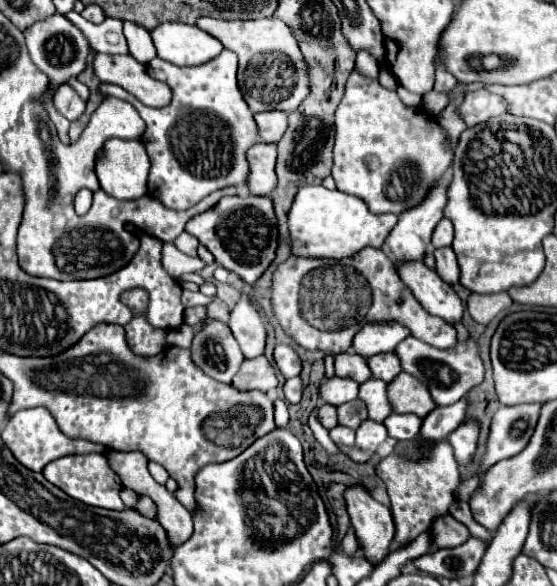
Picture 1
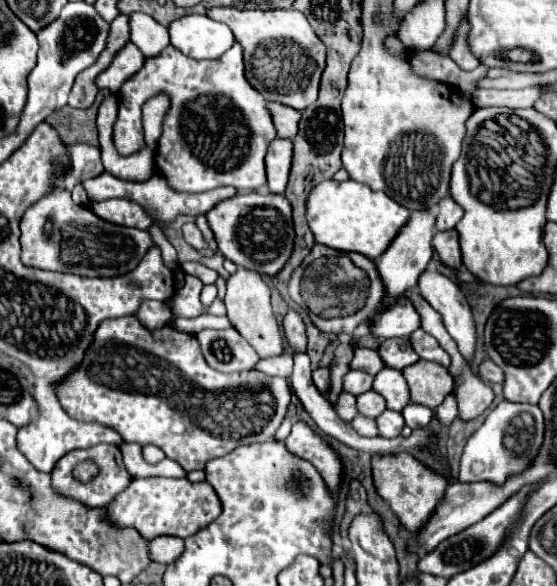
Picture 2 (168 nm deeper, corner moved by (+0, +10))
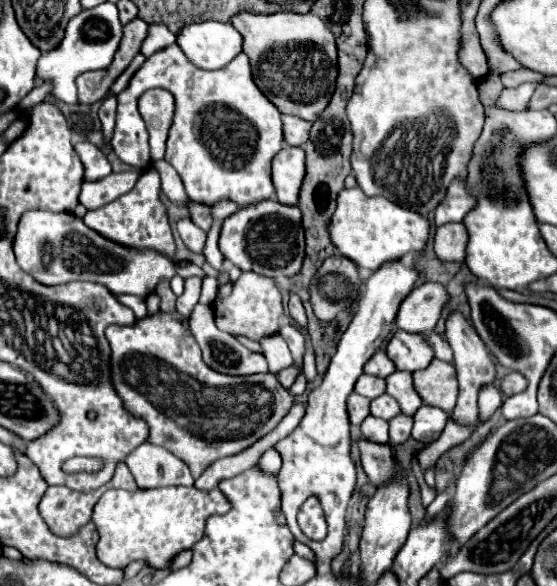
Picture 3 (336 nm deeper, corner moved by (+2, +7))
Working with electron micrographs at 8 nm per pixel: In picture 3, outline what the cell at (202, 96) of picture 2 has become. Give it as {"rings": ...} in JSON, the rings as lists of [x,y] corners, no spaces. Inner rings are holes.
{"rings":[[[172,44],[156,52],[152,58],[144,62],[144,66],[130,80],[130,86],[122,94],[118,94],[118,112],[116,112],[116,124],[112,142],[110,142],[112,149],[122,162],[140,170],[148,168],[150,152],[148,152],[146,126],[138,112],[138,98],[150,88],[164,88],[172,92],[174,96],[176,110],[174,110],[174,120],[170,126],[170,136],[166,141],[164,159],[174,166],[174,170],[184,182],[188,196],[194,202],[216,204],[218,200],[228,198],[240,204],[240,208],[244,208],[244,206],[250,206],[250,204],[256,204],[274,196],[272,160],[286,144],[284,134],[282,134],[282,120],[276,106],[254,84],[246,54],[236,56],[236,60],[232,60],[222,70],[200,70],[194,64],[190,64],[190,60],[184,56],[178,44]]]}

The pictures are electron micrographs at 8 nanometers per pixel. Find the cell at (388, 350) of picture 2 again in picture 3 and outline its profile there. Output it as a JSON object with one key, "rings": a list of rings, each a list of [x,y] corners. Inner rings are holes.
{"rings":[[[398,330],[390,338],[386,350],[388,350],[390,360],[396,364],[398,370],[414,372],[414,370],[426,368],[432,362],[434,350],[426,340],[428,334],[430,332],[412,334],[412,332],[406,332],[406,330]]]}

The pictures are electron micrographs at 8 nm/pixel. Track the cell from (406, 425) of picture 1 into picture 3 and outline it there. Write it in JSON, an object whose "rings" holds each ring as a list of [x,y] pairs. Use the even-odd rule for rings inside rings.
{"rings":[[[422,406],[414,416],[412,438],[418,442],[434,442],[448,422],[448,414],[440,408]]]}

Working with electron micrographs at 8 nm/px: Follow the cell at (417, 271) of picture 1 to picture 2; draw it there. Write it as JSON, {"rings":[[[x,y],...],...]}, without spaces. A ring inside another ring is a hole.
{"rings":[[[424,271],[418,279],[420,295],[442,315],[450,337],[458,343],[464,359],[472,359],[476,345],[476,329],[472,309],[460,287],[440,271]]]}

